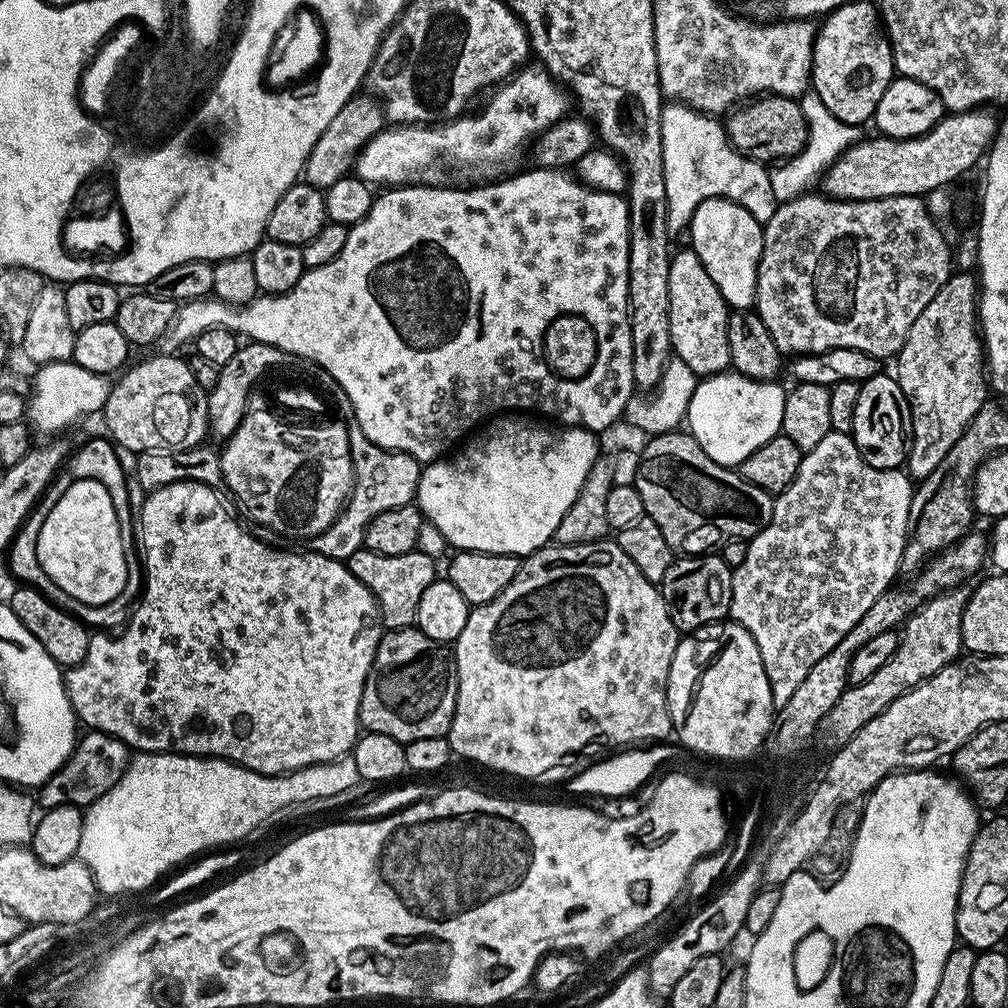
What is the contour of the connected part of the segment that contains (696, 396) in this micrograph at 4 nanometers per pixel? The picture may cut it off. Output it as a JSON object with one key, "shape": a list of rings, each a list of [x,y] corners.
{"shape":[[[731,370],[719,372],[717,376],[703,377],[690,398],[687,431],[698,442],[698,446],[702,446],[702,450],[714,458],[714,462],[735,469],[746,458],[750,458],[758,446],[781,435],[786,392],[778,385],[767,380],[751,380]]]}

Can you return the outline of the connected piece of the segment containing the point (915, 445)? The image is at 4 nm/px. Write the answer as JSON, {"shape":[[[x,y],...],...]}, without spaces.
{"shape":[[[953,271],[942,290],[934,294],[930,306],[926,306],[926,310],[918,314],[914,326],[910,326],[910,334],[906,334],[906,342],[896,353],[894,363],[894,375],[898,386],[902,386],[902,394],[906,394],[912,419],[912,448],[908,451],[906,471],[913,481],[919,482],[935,470],[942,458],[946,458],[950,446],[962,438],[966,426],[990,396],[986,353],[978,331],[978,280],[973,273],[971,276],[968,272]]]}

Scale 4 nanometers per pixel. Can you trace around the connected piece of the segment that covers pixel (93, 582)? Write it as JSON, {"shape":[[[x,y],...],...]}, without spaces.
{"shape":[[[72,480],[65,487],[62,498],[42,522],[36,553],[42,570],[62,586],[69,601],[95,608],[119,601],[128,573],[126,554],[122,554],[118,514],[114,514],[114,502],[110,502],[102,482]]]}

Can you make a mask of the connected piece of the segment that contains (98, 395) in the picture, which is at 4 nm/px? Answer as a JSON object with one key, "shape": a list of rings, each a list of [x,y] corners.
{"shape":[[[71,360],[42,364],[35,371],[36,376],[31,377],[33,392],[26,400],[26,420],[37,433],[40,431],[48,436],[44,438],[64,434],[71,424],[78,423],[83,416],[91,412],[99,413],[113,386],[109,377],[94,374],[94,370],[82,370],[82,366],[73,364]]]}

